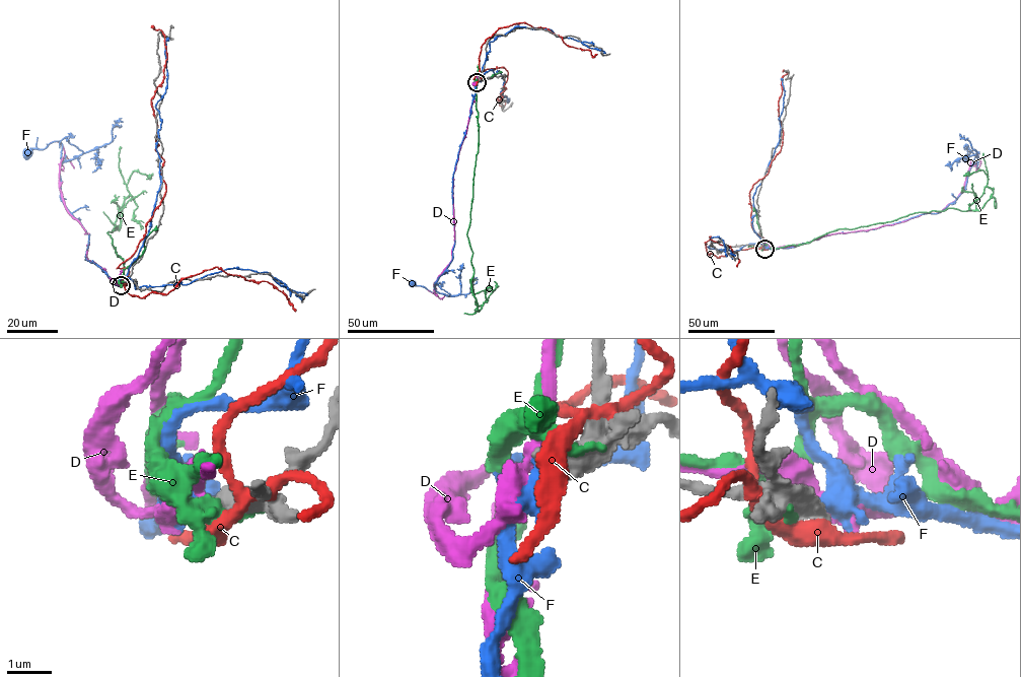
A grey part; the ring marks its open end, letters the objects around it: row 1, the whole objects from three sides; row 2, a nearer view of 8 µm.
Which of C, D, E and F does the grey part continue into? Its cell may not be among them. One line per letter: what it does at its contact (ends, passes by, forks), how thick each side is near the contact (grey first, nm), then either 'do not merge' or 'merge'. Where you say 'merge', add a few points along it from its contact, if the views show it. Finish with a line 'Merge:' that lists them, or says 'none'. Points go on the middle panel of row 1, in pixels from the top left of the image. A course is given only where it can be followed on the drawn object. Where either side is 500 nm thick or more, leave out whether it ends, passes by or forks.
C: it forks; calibres 440 and 280 nm; do not merge
D: calibres 600 and 240 nm; do not merge
E: it passes by; calibres 440 and 300 nm; do not merge
F: calibres 600 and 300 nm; do not merge
Merge: none

